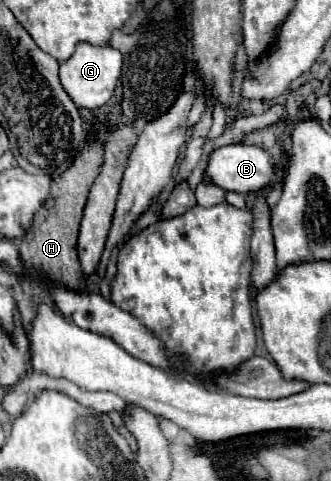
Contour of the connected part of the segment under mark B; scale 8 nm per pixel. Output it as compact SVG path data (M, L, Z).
M230 144L230 146L220 146L208 156L208 166L202 172L202 182L204 184L214 184L220 186L222 190L232 190L232 192L258 192L264 186L270 184L272 180L272 164L270 156L266 150L258 146L244 146L244 144Z

